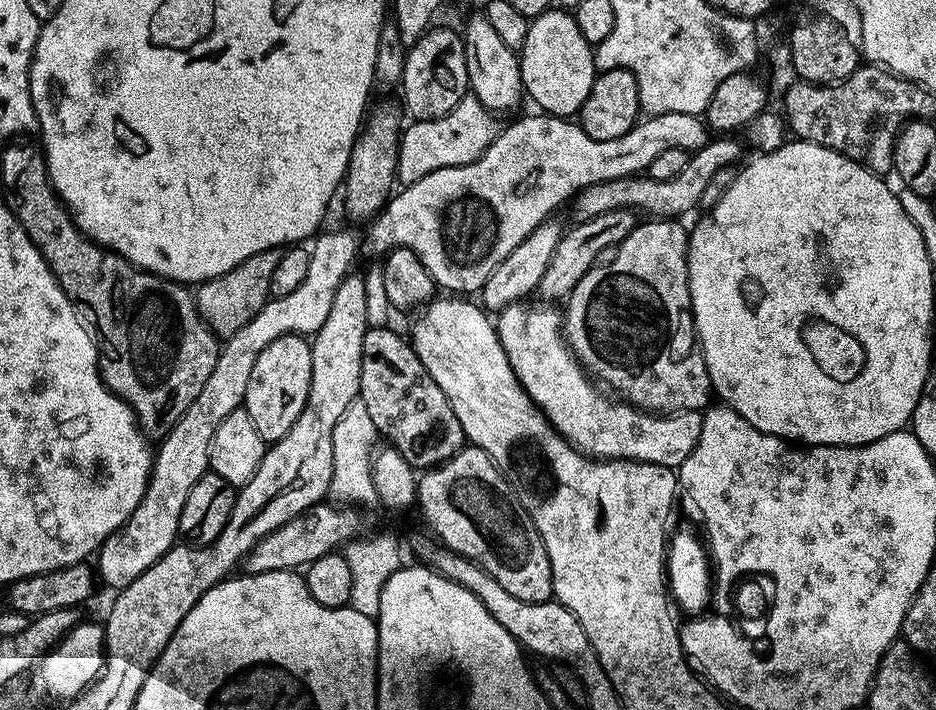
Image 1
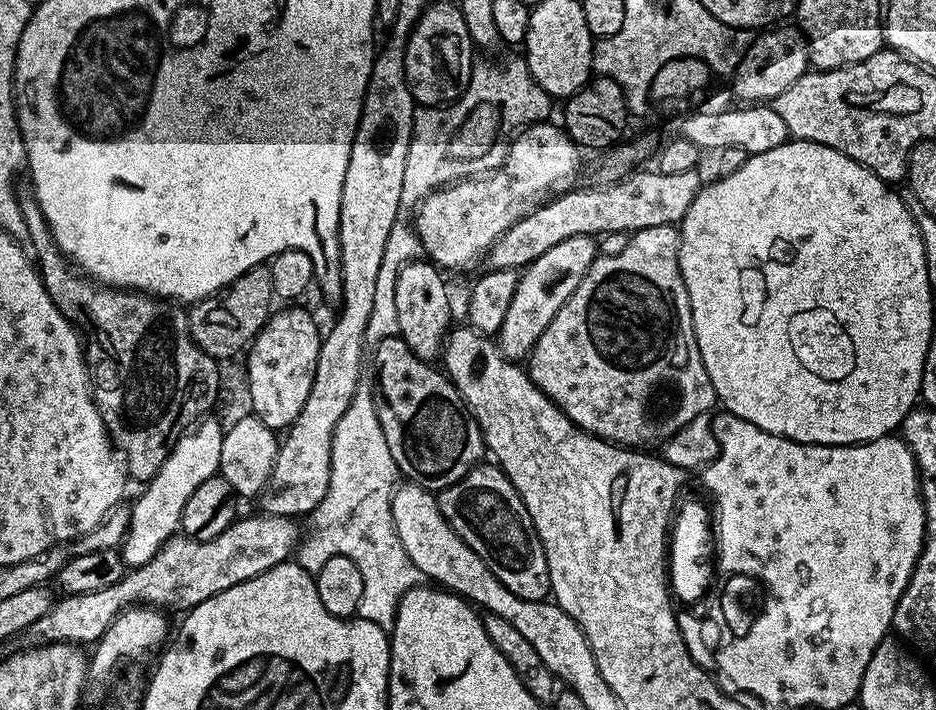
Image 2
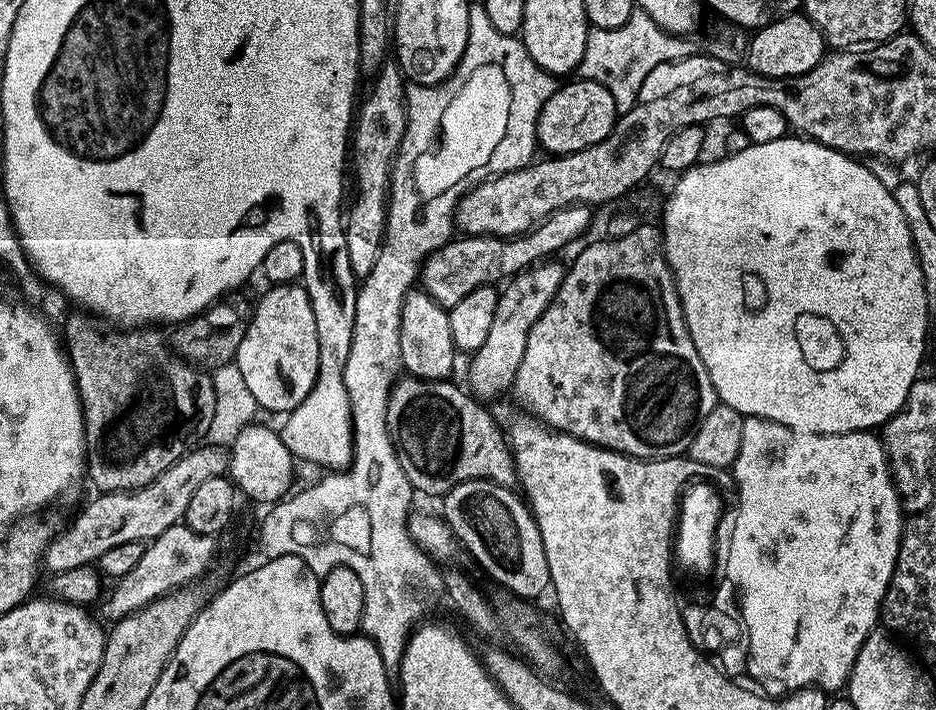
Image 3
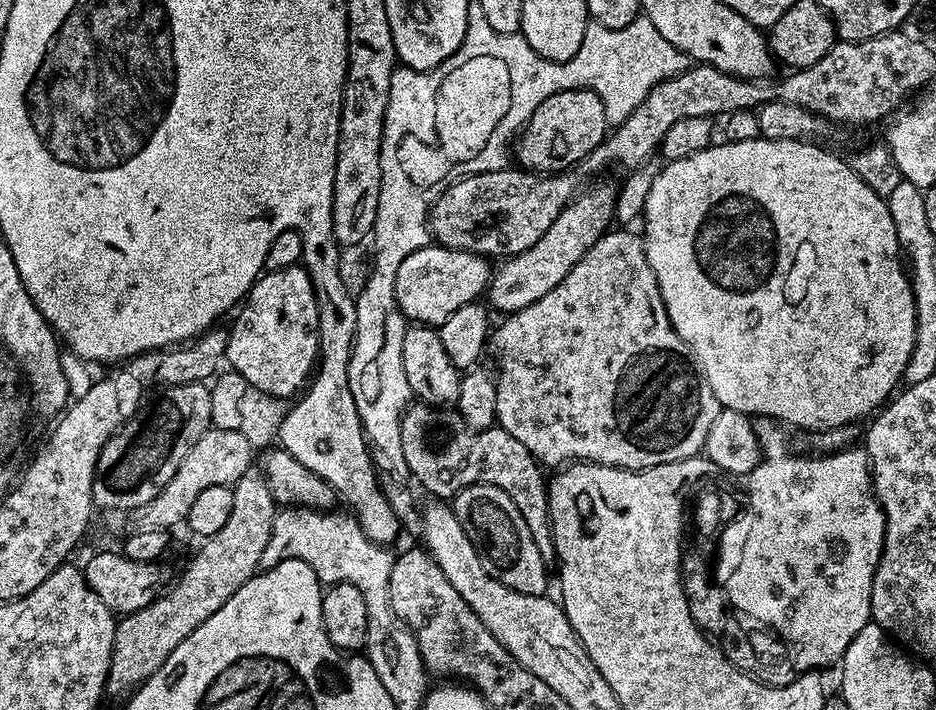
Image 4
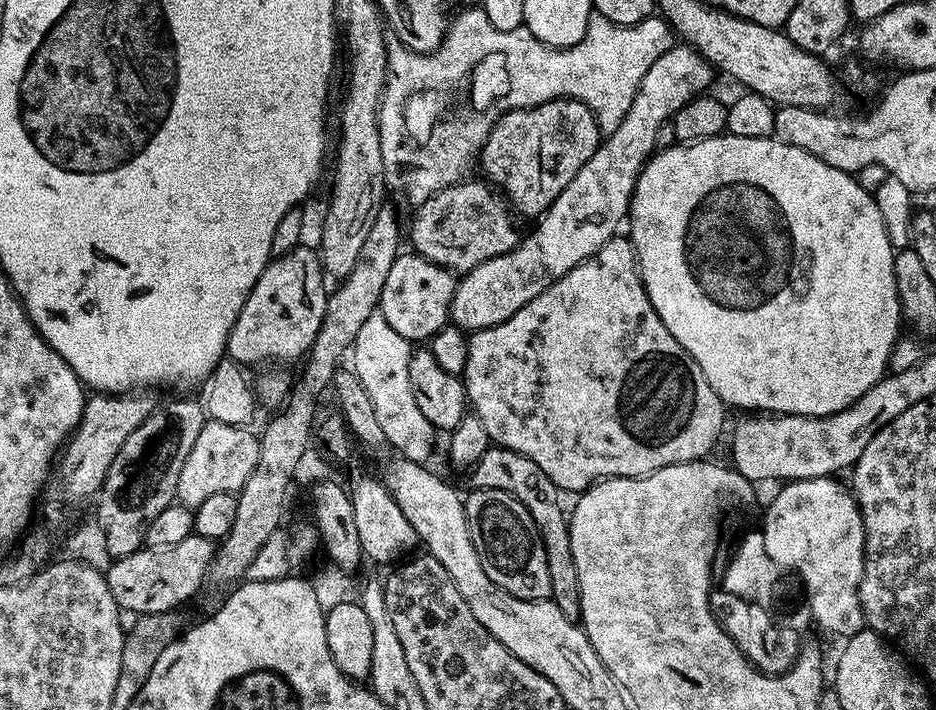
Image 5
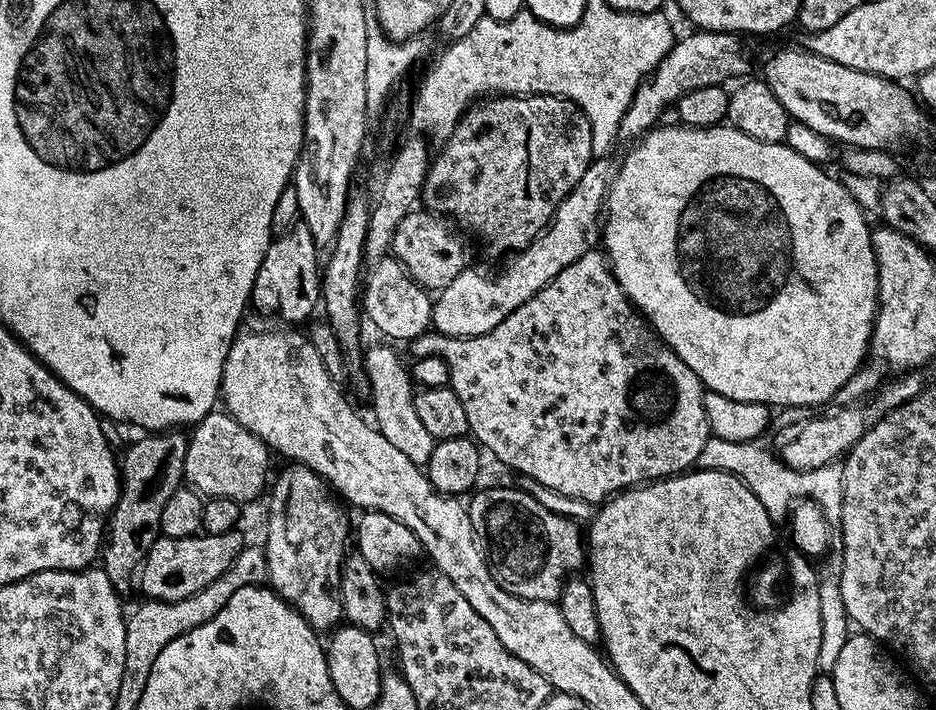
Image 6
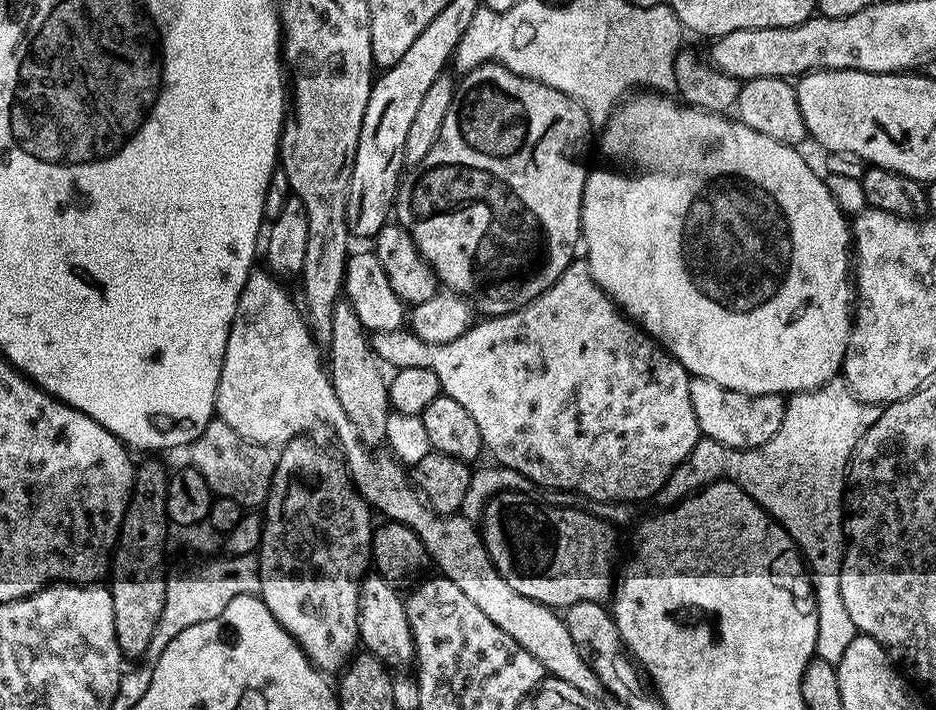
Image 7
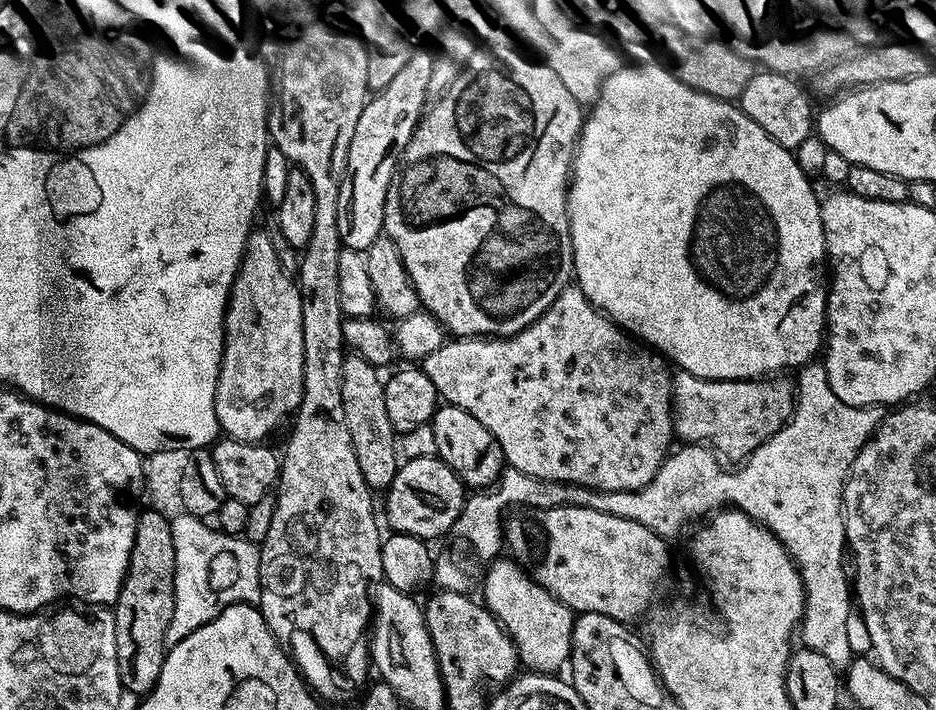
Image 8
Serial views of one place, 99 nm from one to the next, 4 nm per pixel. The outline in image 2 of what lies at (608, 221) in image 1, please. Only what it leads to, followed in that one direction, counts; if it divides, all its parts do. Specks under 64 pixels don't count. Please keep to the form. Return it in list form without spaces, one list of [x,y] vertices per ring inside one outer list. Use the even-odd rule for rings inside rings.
[[[574,234],[574,238],[565,238],[563,242],[558,242],[558,246],[546,250],[542,258],[534,258],[534,262],[519,273],[514,298],[510,298],[506,318],[502,318],[502,326],[498,333],[501,354],[513,362],[520,362],[531,353],[536,340],[542,338],[546,326],[550,326],[554,314],[558,314],[570,294],[578,290],[578,282],[582,282],[597,255],[597,237]]]

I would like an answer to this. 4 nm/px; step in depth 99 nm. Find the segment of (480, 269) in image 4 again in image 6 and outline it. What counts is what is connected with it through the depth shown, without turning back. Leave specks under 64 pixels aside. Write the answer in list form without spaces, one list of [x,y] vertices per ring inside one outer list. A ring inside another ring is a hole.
[[[389,254],[375,261],[367,269],[362,280],[362,312],[368,320],[389,341],[404,340],[411,342],[424,332],[432,328],[433,297],[427,288],[421,288],[420,284],[410,278],[410,274]]]

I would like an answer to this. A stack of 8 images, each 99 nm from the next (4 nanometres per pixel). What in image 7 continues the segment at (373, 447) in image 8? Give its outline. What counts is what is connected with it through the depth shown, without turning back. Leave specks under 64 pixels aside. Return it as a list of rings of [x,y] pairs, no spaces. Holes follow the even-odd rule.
[[[347,298],[340,299],[334,306],[330,342],[326,345],[326,367],[334,394],[338,394],[338,402],[342,402],[342,410],[354,426],[358,438],[369,446],[383,445],[386,441],[386,422],[390,415],[388,380],[385,369],[374,354],[369,333],[362,326],[358,314],[354,314],[354,306],[350,306]]]

